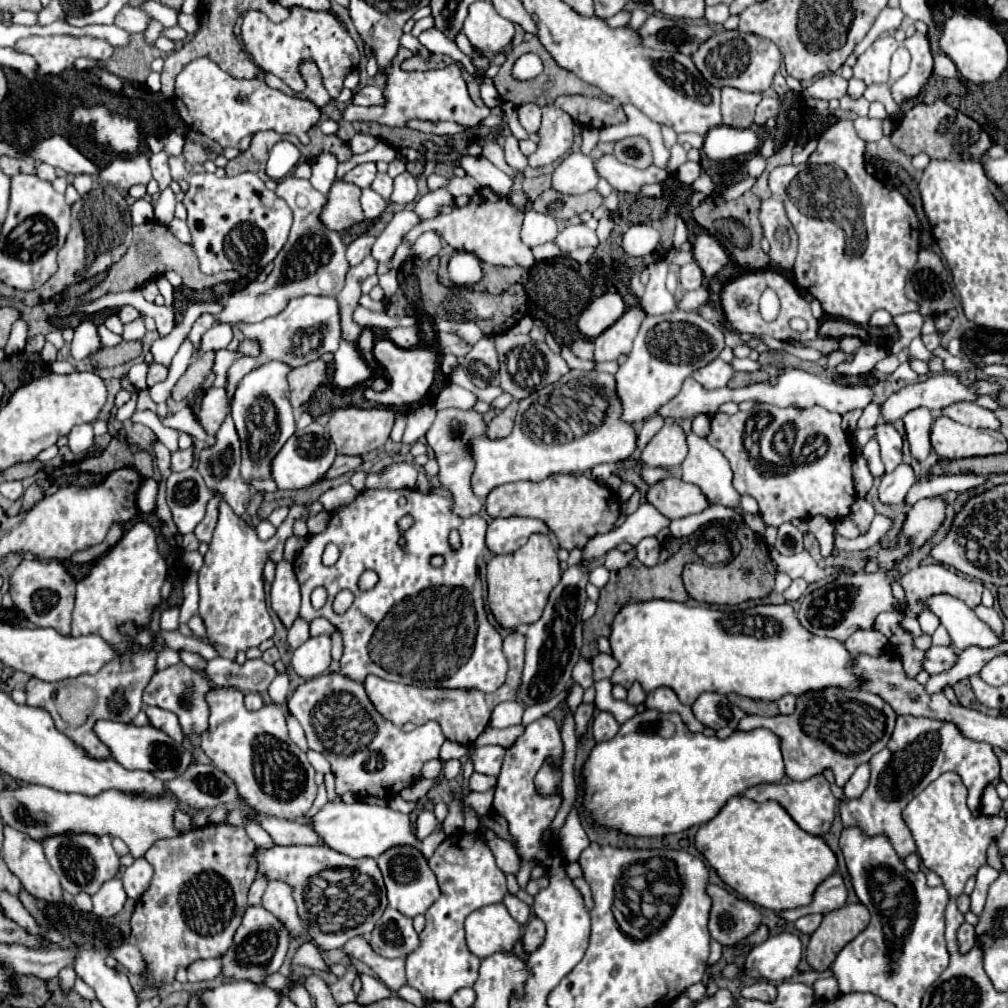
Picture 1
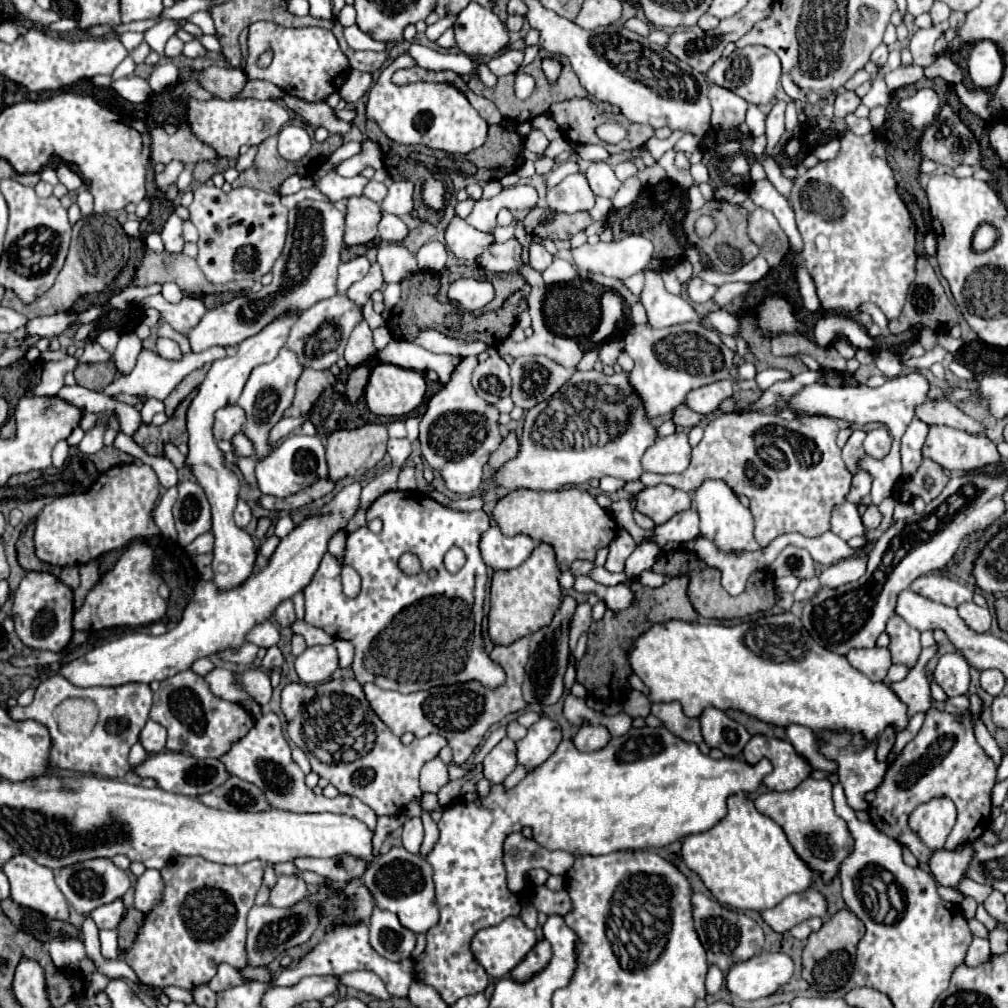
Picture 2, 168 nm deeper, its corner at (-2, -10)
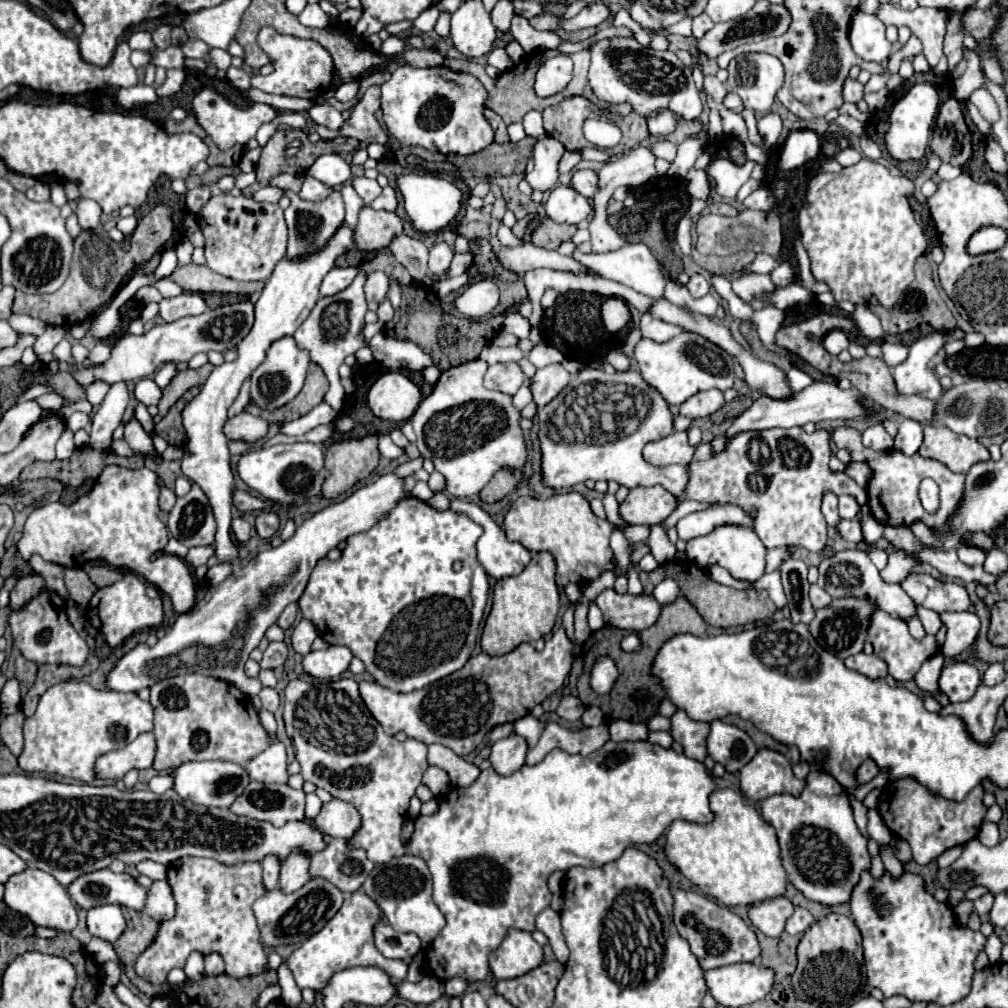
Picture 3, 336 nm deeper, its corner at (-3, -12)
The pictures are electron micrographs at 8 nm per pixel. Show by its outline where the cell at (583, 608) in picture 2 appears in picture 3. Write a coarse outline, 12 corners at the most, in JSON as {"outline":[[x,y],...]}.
{"outline":[[564,628],[542,652],[480,652],[400,694],[360,682],[388,734],[466,758],[562,688]]}

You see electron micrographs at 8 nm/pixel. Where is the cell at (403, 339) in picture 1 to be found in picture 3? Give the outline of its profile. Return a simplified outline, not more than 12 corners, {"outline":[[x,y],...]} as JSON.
{"outline":[[368,274],[364,284],[366,300],[384,300],[388,276]]}

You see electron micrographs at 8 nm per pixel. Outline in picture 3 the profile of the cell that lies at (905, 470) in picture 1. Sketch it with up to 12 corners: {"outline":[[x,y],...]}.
{"outline":[[858,518],[842,520],[838,532],[844,540],[862,542]]}

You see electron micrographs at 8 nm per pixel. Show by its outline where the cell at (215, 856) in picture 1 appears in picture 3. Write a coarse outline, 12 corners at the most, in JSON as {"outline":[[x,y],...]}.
{"outline":[[184,856],[168,866],[176,916],[134,962],[164,984],[192,952],[228,976],[268,958],[252,914],[258,862]]}

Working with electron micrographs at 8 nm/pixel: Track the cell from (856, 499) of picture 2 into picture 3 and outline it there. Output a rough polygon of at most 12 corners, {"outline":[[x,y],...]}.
{"outline":[[840,496],[840,516],[852,520],[860,508],[854,496]]}

